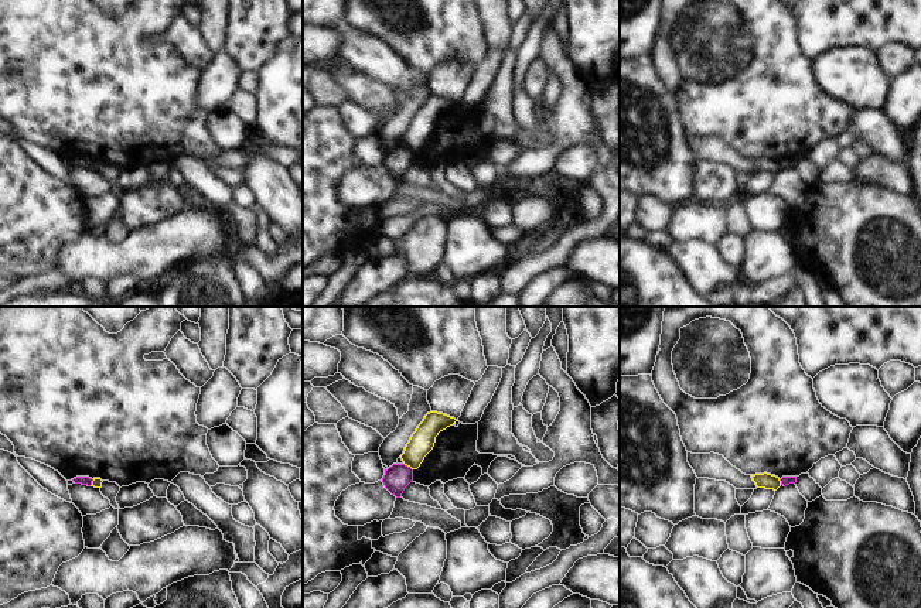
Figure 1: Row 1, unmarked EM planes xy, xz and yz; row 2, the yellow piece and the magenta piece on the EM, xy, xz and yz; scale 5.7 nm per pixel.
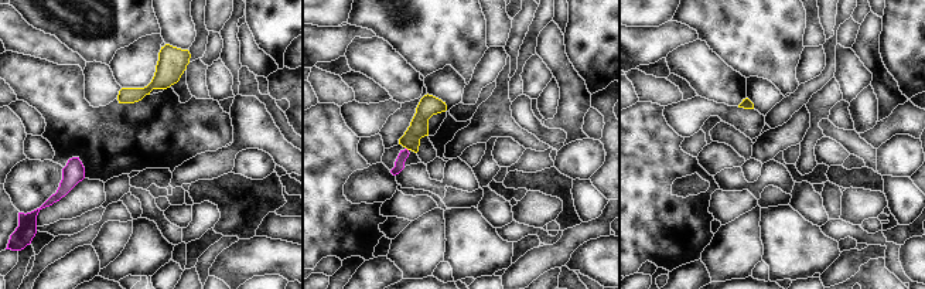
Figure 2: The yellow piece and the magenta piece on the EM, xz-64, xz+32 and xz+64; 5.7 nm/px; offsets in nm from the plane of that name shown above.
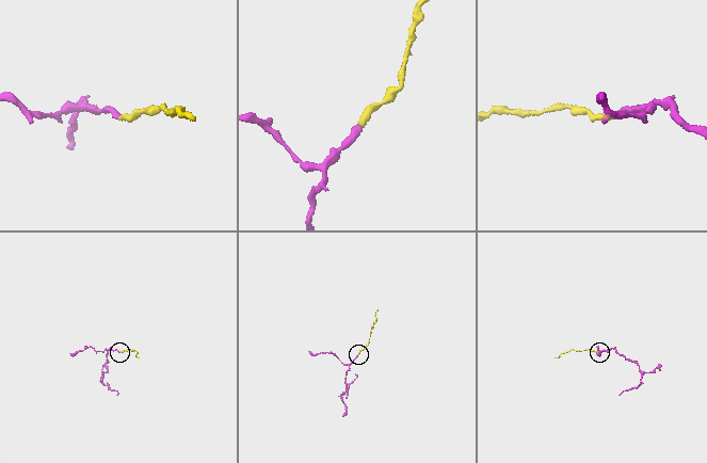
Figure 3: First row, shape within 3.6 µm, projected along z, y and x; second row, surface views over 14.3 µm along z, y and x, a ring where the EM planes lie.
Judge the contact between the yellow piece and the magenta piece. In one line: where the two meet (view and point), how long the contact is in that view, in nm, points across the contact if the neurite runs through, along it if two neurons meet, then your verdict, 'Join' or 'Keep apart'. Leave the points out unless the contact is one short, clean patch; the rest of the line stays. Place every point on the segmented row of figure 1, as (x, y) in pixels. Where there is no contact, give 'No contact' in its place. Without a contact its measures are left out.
Touches yellow at xz (408, 465). Shared border 70 nm. Boundary: xz (403, 463), (412, 470). Keep apart

